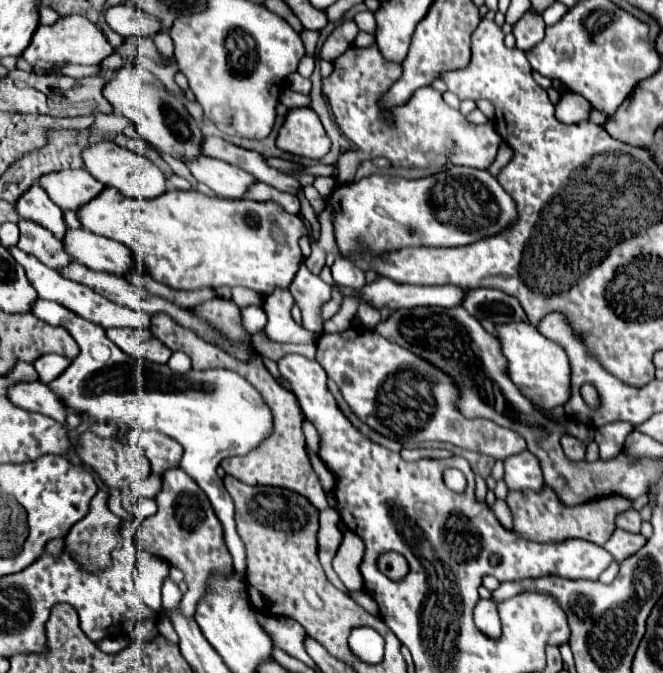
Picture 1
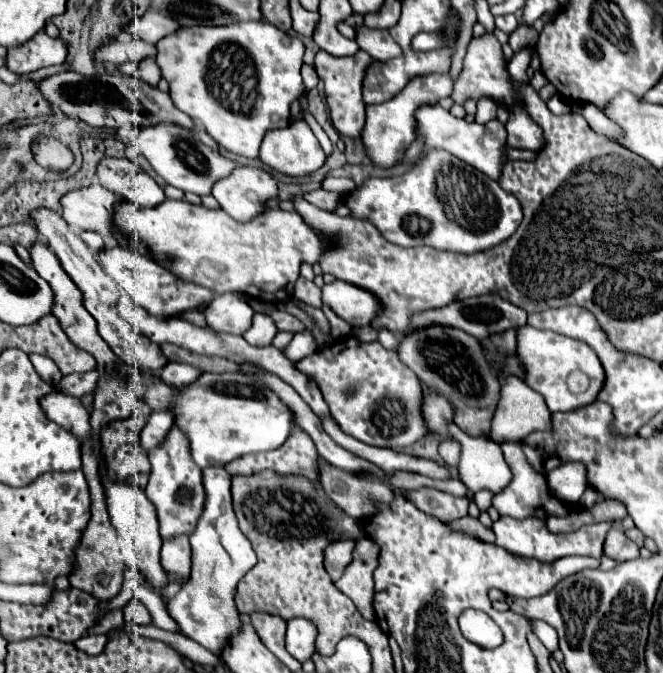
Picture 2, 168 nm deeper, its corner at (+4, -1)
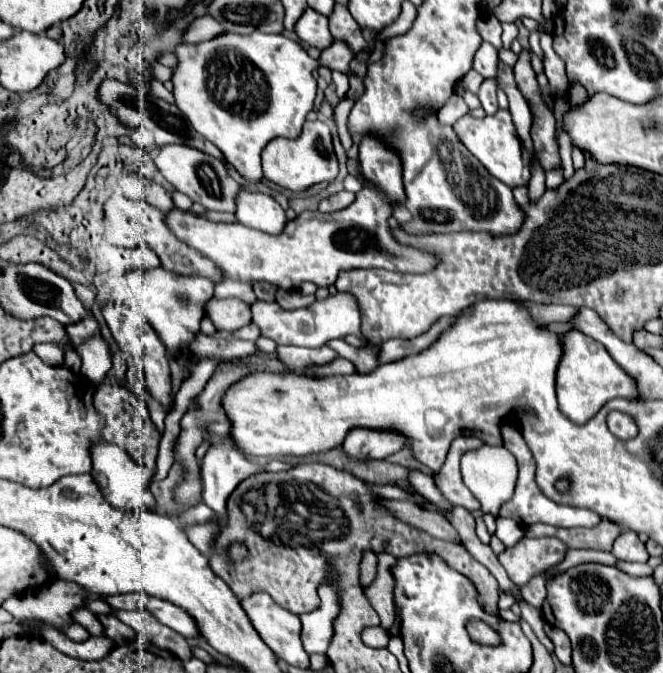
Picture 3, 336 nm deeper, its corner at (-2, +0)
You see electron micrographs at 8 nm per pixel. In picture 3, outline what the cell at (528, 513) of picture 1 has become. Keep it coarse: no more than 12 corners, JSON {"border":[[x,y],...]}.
{"border":[[554,537],[506,547],[498,561],[526,585],[564,561],[570,547]]}

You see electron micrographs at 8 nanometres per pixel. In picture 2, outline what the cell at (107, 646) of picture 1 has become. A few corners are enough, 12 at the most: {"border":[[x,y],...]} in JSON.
{"border":[[84,636],[74,646],[96,656],[104,650],[108,636]]}

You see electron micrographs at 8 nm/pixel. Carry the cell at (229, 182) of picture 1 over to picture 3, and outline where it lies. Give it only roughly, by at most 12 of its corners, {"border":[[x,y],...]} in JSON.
{"border":[[248,189],[236,195],[236,219],[280,233],[284,209],[274,197]]}

